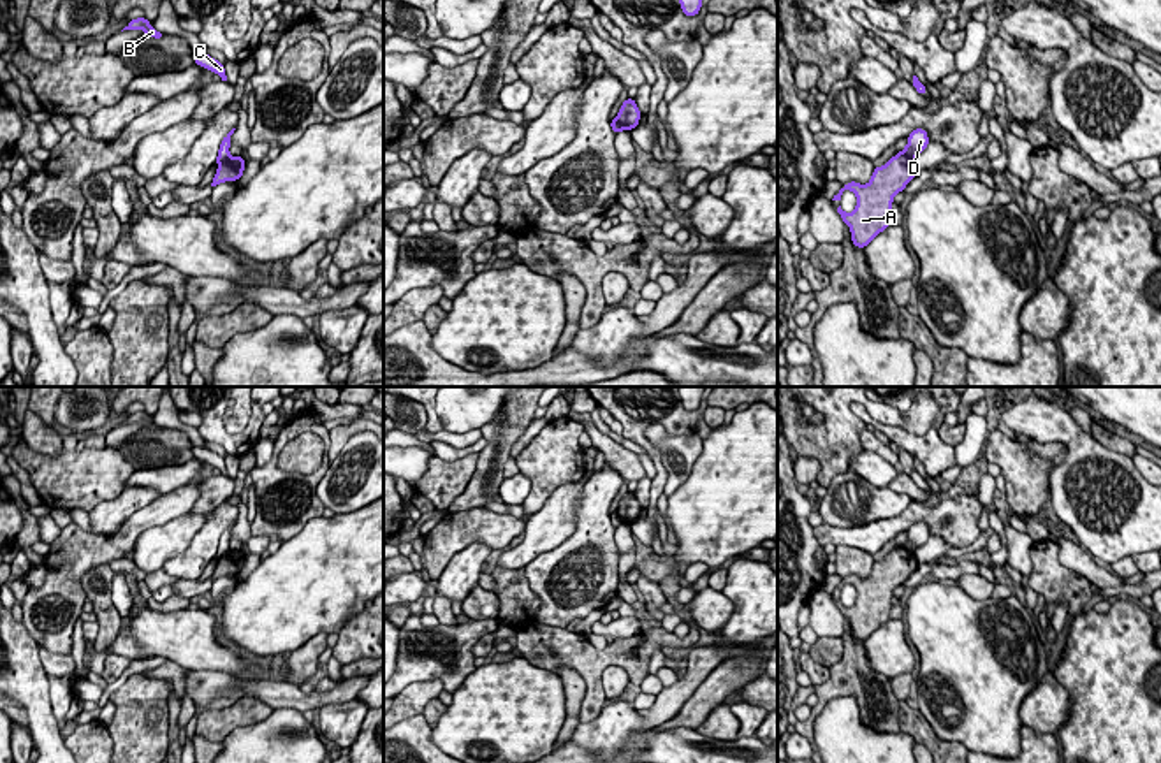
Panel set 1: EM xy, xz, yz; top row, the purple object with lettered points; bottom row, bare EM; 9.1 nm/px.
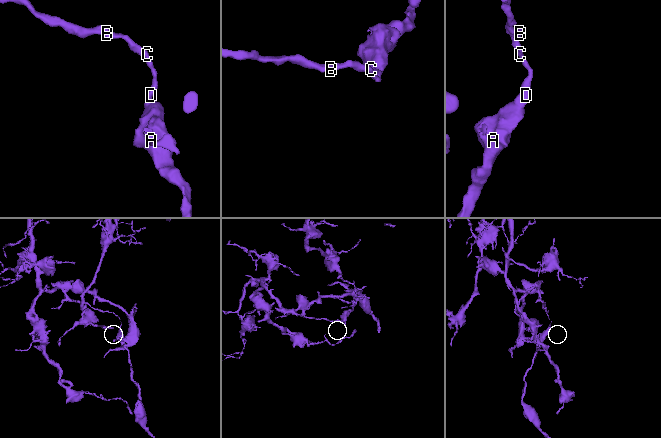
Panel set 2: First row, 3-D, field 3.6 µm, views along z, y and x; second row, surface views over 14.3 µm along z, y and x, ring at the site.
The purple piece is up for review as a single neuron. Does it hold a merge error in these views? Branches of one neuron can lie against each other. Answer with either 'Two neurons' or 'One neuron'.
Two neurons

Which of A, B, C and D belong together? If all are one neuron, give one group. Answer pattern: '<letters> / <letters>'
A / B C D

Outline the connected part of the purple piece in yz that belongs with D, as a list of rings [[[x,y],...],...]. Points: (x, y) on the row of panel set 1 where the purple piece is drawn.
[[[915,128],[908,137],[906,148],[899,153],[915,160],[915,156],[920,155],[927,146],[929,146],[929,135],[925,128]]]

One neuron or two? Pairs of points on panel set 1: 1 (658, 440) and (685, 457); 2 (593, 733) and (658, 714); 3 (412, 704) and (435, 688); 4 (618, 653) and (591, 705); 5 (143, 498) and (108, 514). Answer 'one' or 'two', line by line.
1: one
2: two
3: one
4: one
5: one

